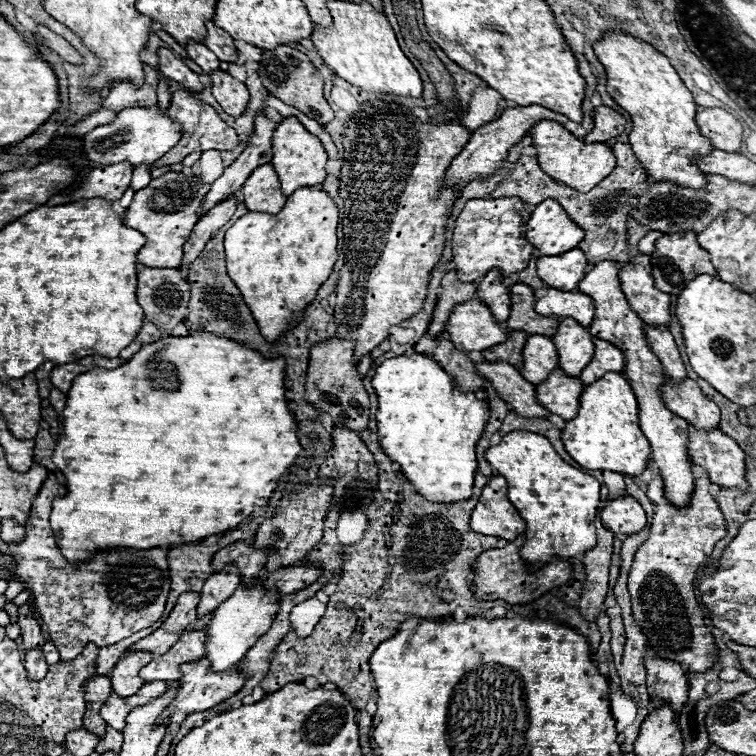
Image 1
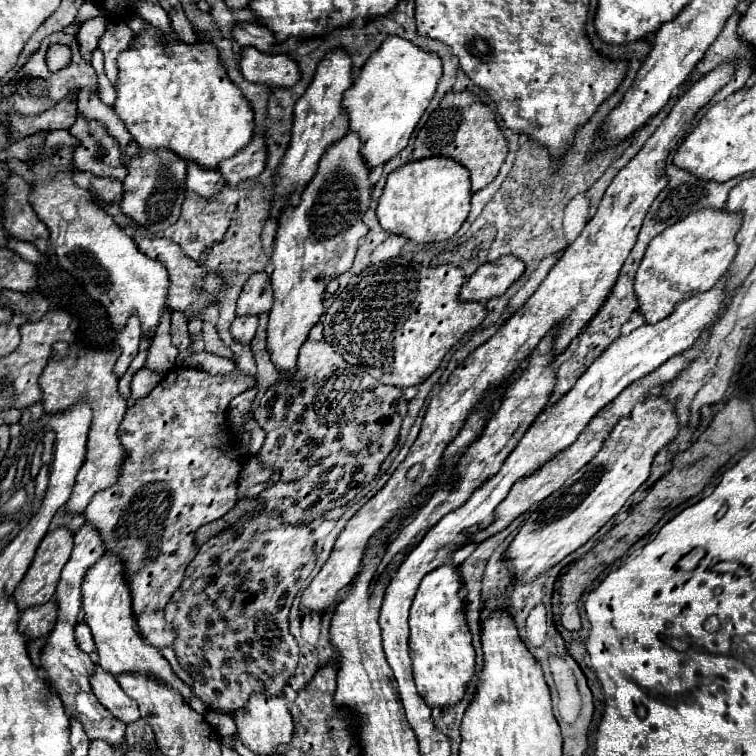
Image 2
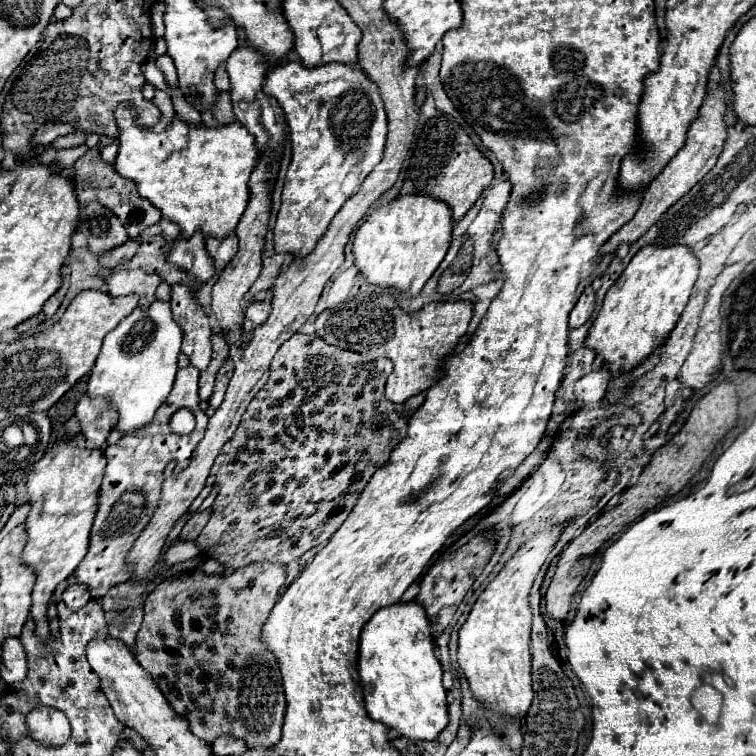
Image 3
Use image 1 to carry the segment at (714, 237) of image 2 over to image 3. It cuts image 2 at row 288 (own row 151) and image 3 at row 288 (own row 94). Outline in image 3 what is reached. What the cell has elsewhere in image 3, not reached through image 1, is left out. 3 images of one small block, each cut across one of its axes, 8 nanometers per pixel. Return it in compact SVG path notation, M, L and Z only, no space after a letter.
M684 244L644 246L628 264L618 282L608 290L604 304L590 328L586 346L604 358L612 376L628 372L664 344L676 326L692 286L698 278L698 258Z

